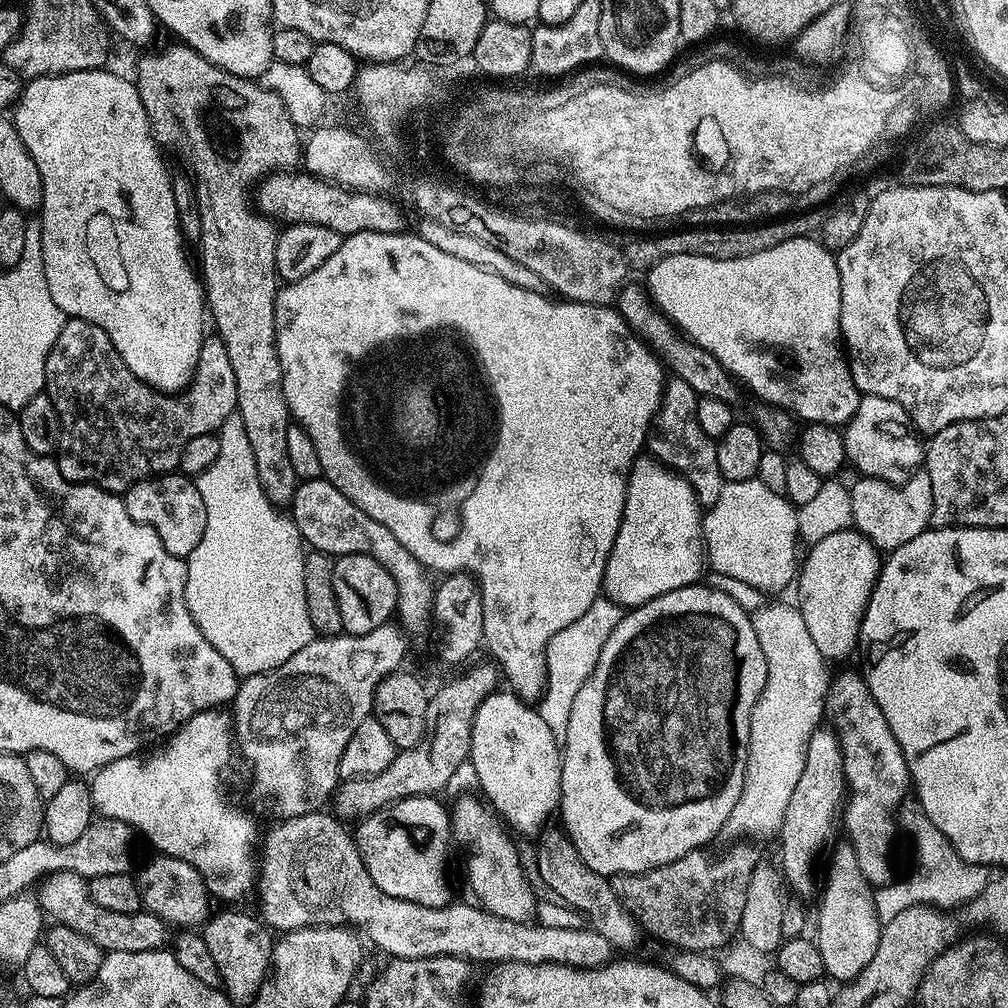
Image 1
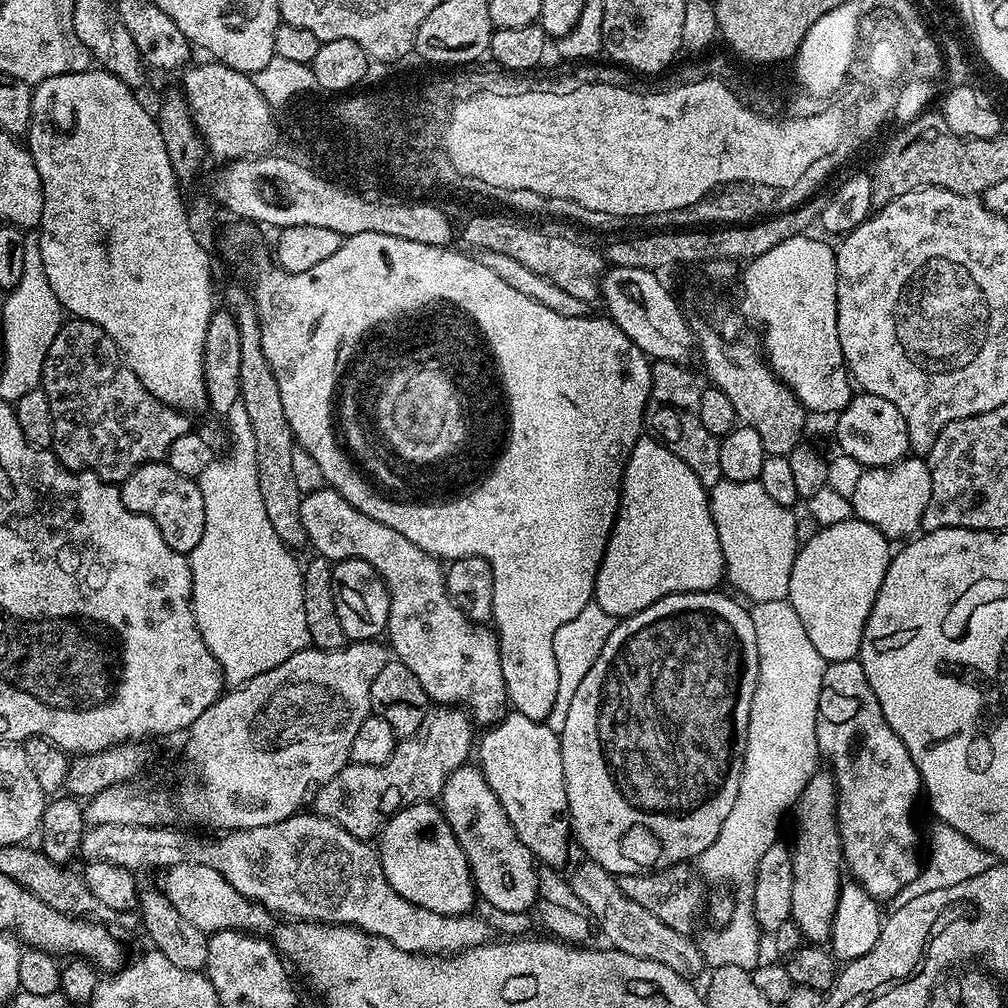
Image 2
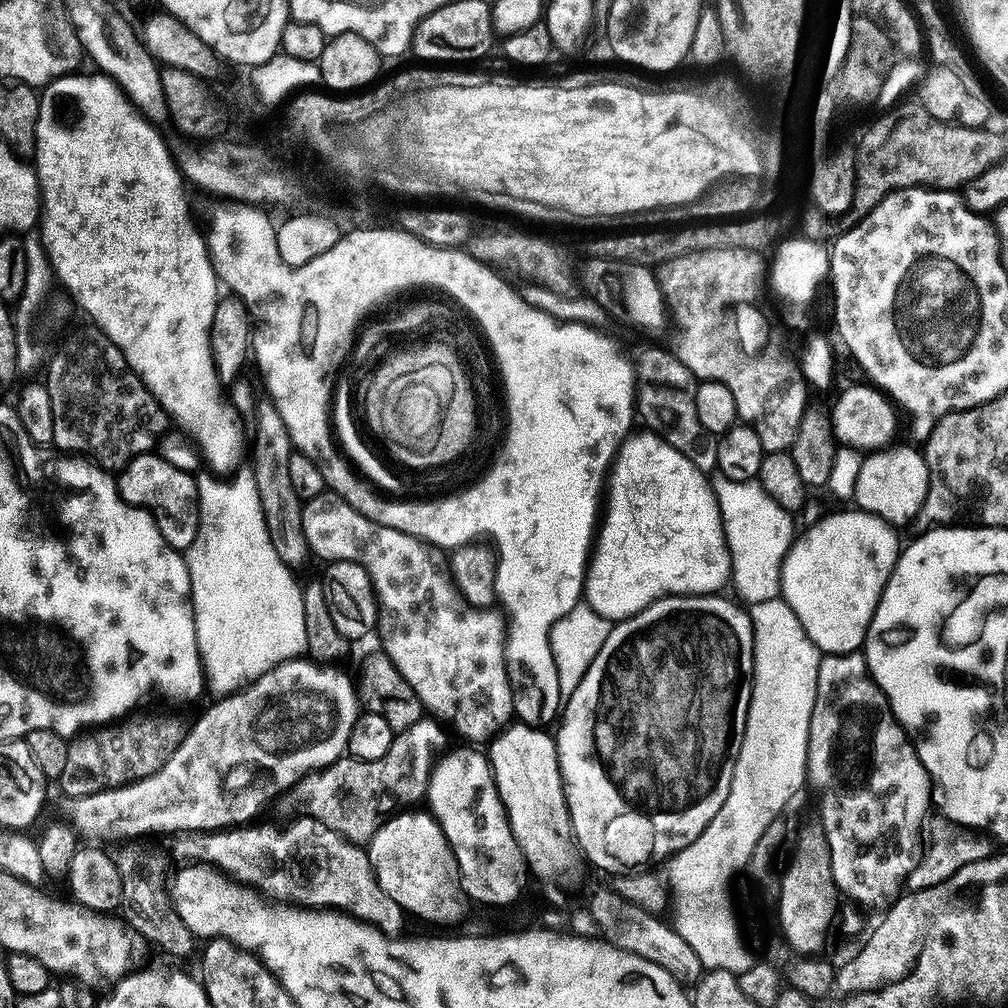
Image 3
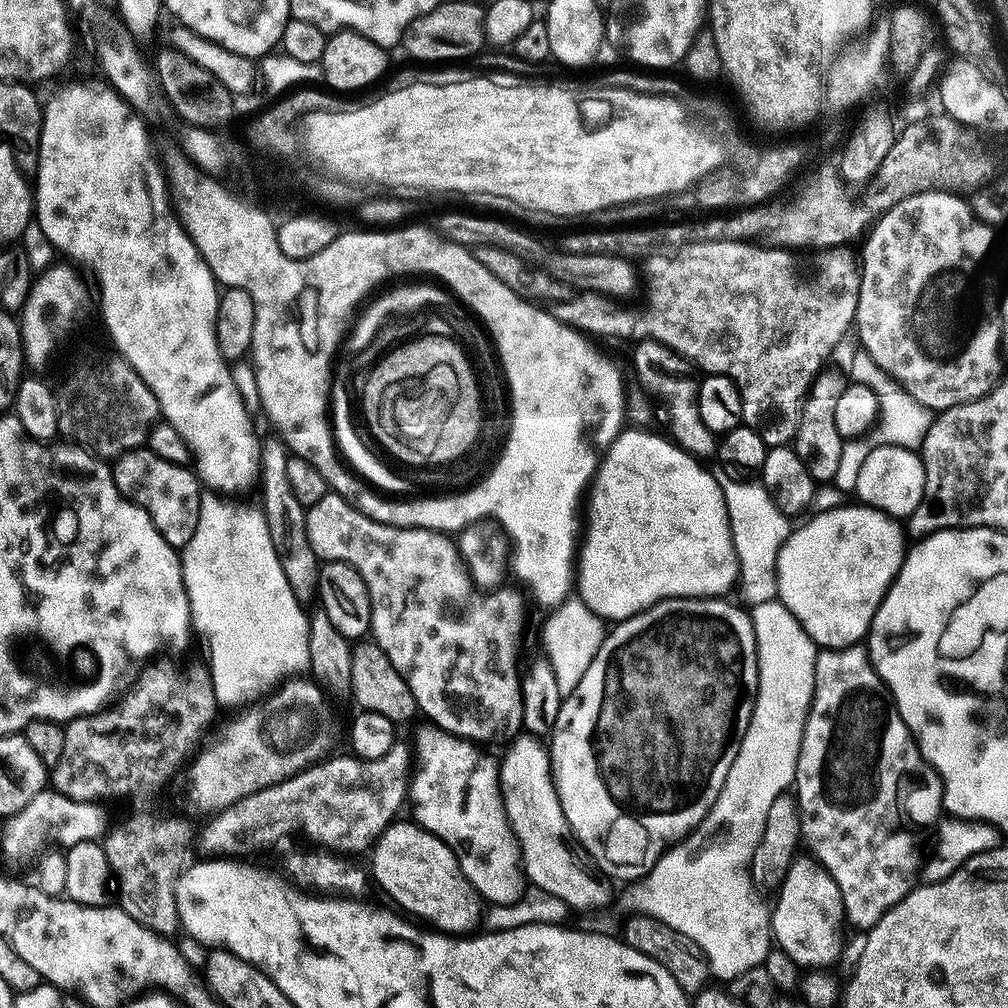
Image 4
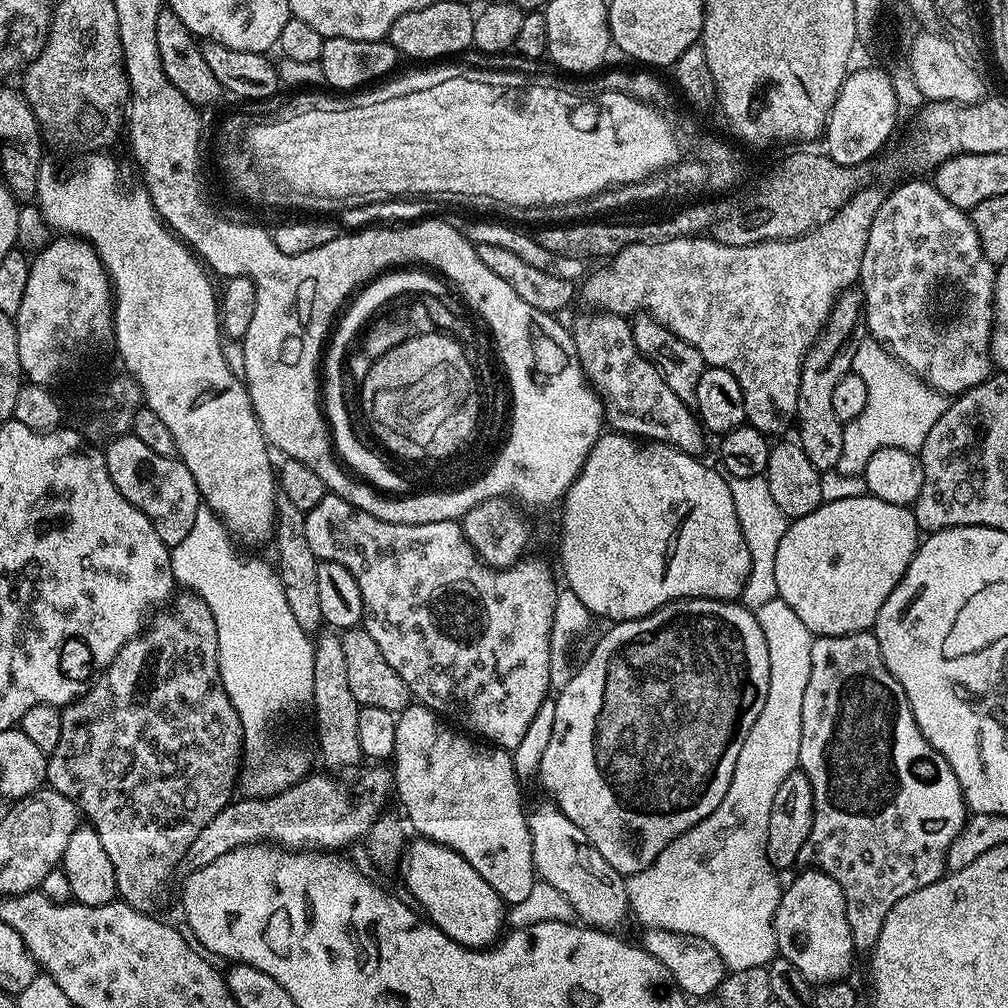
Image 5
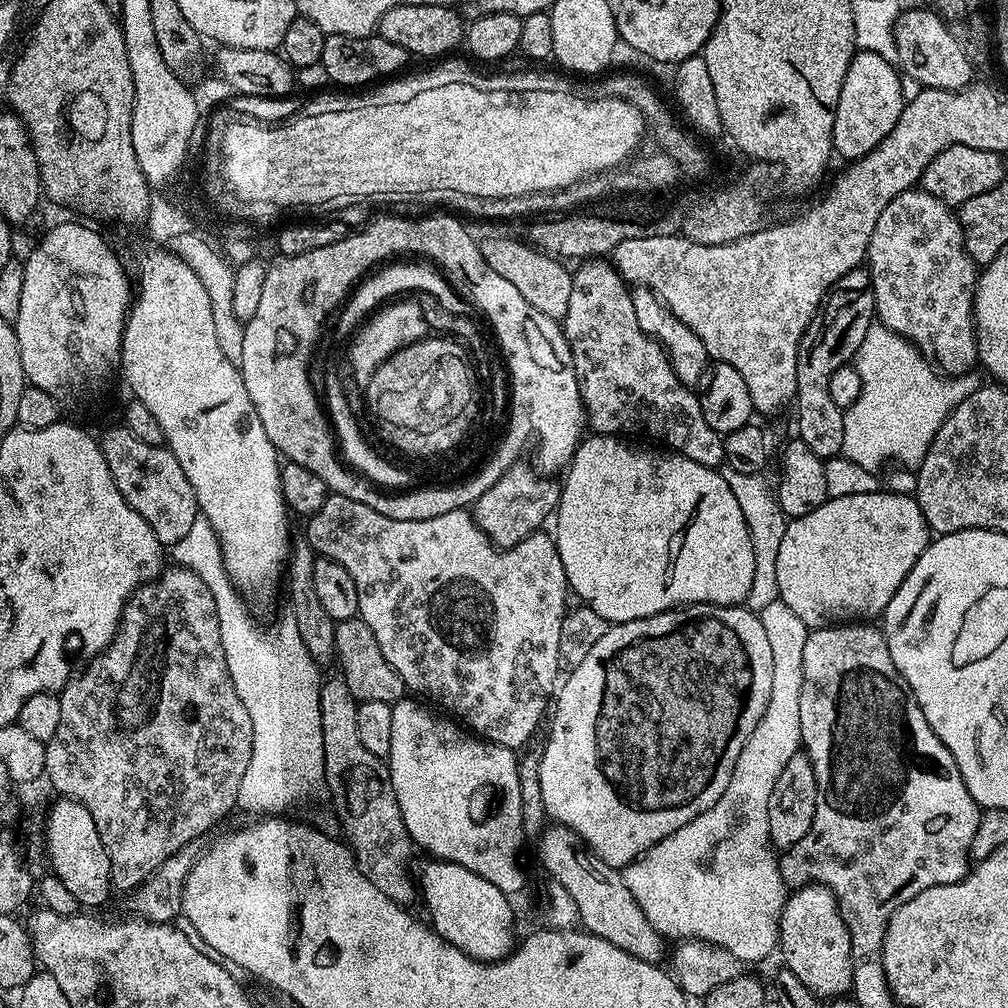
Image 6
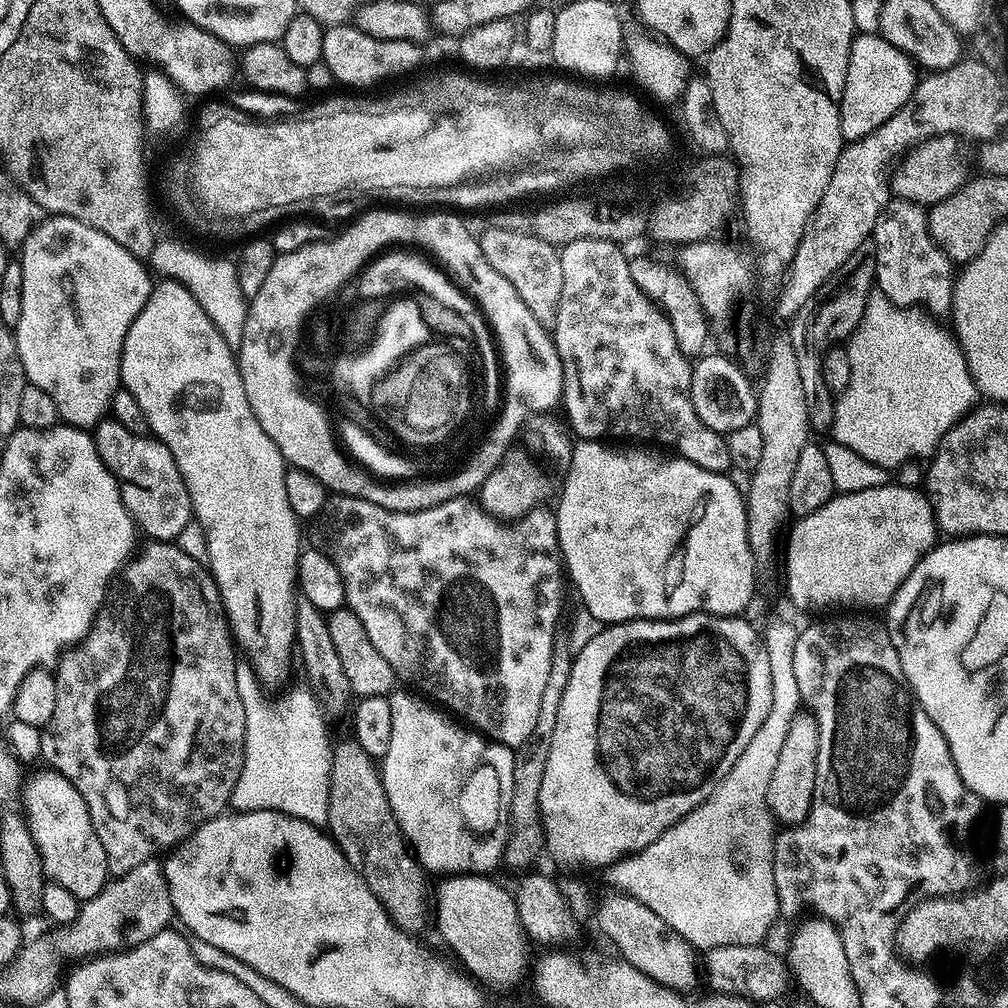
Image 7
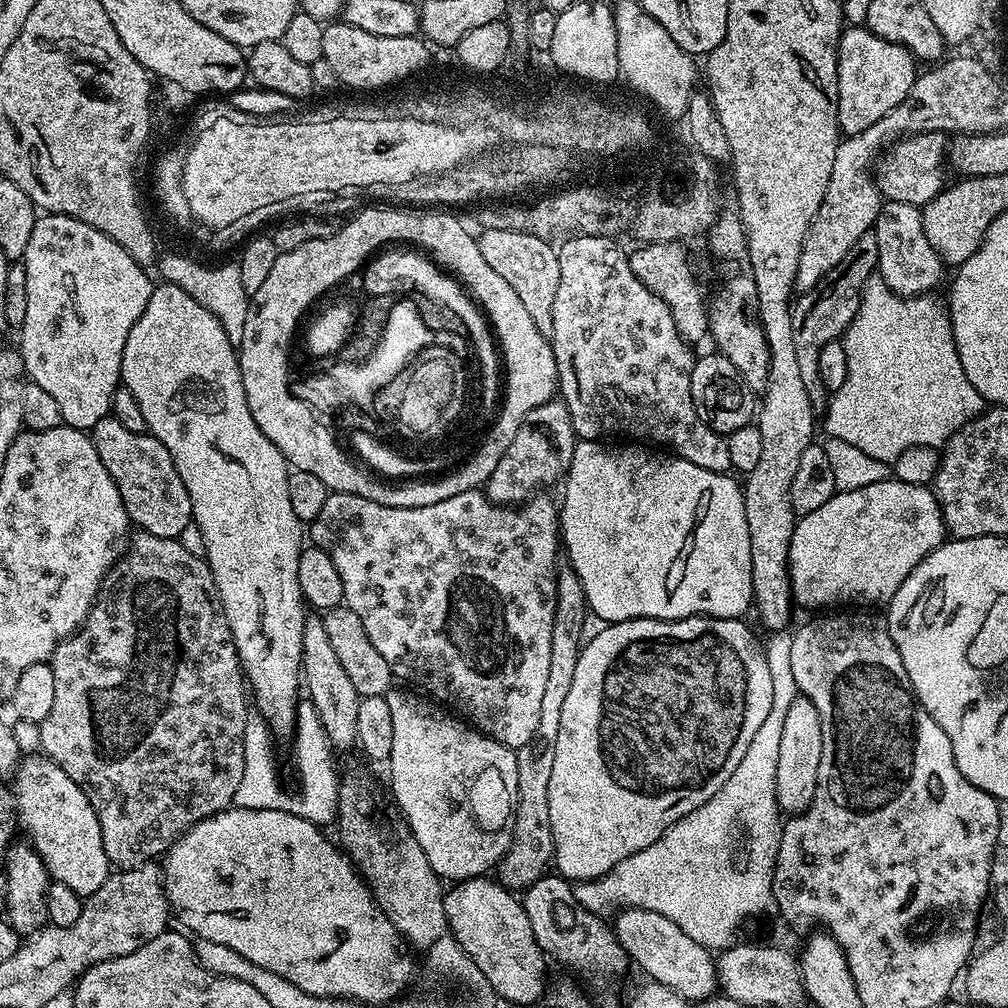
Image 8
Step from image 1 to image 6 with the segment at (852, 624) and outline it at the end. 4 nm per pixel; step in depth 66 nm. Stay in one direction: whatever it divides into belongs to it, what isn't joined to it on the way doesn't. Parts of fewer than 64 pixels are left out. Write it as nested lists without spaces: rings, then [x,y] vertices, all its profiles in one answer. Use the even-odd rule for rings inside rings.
[[[881,490],[870,494],[833,496],[822,506],[818,506],[818,510],[788,520],[788,528],[782,534],[782,546],[778,546],[778,590],[780,591],[780,600],[786,602],[786,606],[790,606],[790,610],[794,610],[794,614],[798,614],[798,618],[802,618],[802,622],[809,630],[827,628],[841,622],[860,622],[865,618],[872,618],[868,616],[879,617],[884,613],[890,598],[894,598],[898,586],[902,586],[906,574],[910,574],[914,562],[918,562],[918,558],[929,543],[930,529],[922,510],[918,506],[915,495],[907,492]]]

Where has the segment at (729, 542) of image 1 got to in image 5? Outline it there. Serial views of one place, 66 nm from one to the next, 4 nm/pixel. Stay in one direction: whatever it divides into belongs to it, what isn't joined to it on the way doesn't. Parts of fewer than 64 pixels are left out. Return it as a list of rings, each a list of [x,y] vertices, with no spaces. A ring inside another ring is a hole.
[[[724,472],[723,477],[730,486],[730,498],[734,498],[734,510],[738,514],[738,526],[742,530],[746,550],[750,550],[750,574],[740,591],[739,599],[745,608],[755,610],[777,599],[778,578],[774,578],[774,558],[778,558],[778,542],[782,542],[782,534],[786,534],[790,521],[782,514],[782,510],[778,510],[764,476],[738,478]]]

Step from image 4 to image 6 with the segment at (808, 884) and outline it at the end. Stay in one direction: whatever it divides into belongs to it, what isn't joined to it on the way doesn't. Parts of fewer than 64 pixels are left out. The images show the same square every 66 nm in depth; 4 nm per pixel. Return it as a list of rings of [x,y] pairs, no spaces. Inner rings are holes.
[[[805,884],[797,888],[785,899],[780,915],[779,955],[784,955],[783,967],[798,976],[807,990],[819,998],[842,996],[852,991],[852,943],[844,916],[836,902],[836,895],[829,888],[820,884]]]

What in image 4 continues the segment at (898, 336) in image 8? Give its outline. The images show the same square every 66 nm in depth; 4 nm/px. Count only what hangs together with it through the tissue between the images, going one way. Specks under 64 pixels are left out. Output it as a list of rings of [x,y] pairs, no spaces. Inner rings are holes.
[[[860,350],[857,353],[857,356],[852,360],[851,379],[857,384],[865,384],[870,386],[870,390],[874,390],[874,394],[878,398],[880,415],[878,423],[867,433],[866,438],[852,438],[842,446],[842,459],[838,461],[838,474],[834,483],[836,487],[841,488],[846,494],[855,489],[859,467],[865,461],[866,454],[871,452],[873,445],[893,444],[906,449],[919,449],[920,445],[924,443],[928,427],[932,425],[934,419],[930,409],[915,400],[907,388],[897,384],[888,373],[883,372],[868,357],[867,352]]]

